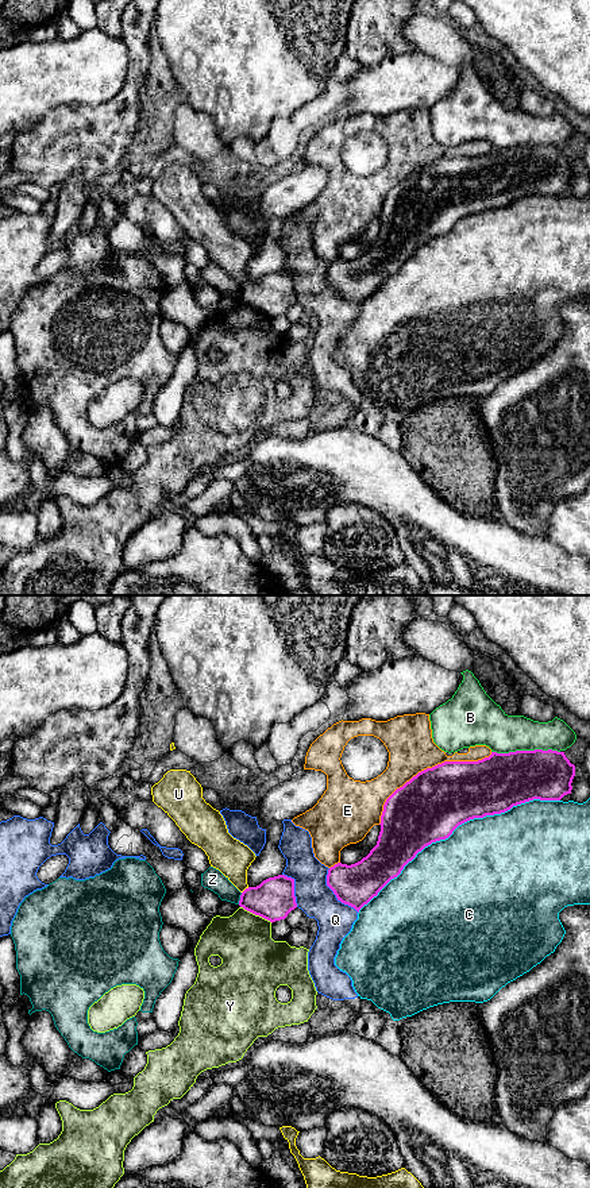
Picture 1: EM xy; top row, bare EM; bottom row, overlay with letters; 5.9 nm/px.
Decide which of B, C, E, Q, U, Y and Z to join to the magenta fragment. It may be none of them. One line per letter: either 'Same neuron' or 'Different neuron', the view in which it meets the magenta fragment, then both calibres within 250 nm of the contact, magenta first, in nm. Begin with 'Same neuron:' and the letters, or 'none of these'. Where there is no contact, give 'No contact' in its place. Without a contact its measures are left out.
Same neuron: none of these
B: Different neuron. Touches magenta in xy. Thickness 320 nm (magenta) against 240 nm
C: Different neuron. Touches magenta in xy. Thickness 400 nm (magenta) against 480 nm
E: Different neuron. Touches magenta in xy. Thickness 400 nm (magenta) against 280 nm
Q: Different neuron. Touches magenta in xy. Thickness 240 nm (magenta) against 220 nm
U: Different neuron. Touches magenta in xy. Thickness 240 nm (magenta) against 220 nm
Y: Different neuron. Touches magenta in xy. Thickness 240 nm (magenta) against 340 nm
Z: Different neuron. Touches magenta in xy. Thickness 240 nm (magenta) against 130 nm

